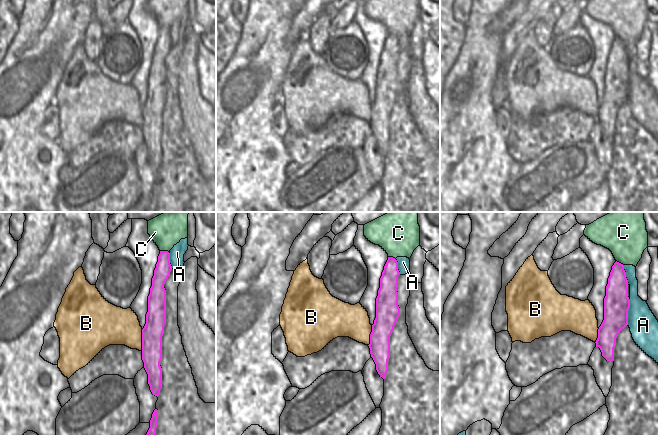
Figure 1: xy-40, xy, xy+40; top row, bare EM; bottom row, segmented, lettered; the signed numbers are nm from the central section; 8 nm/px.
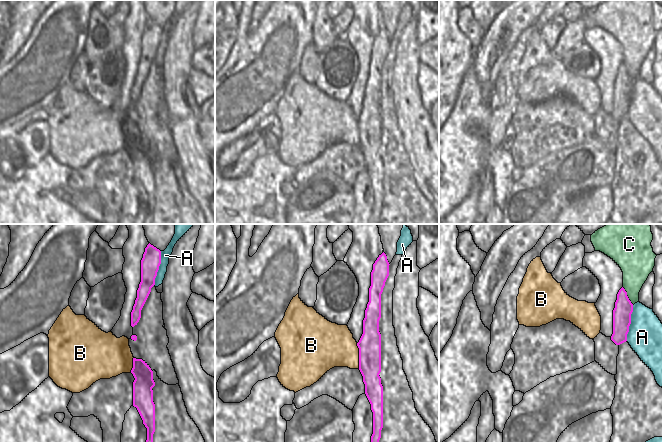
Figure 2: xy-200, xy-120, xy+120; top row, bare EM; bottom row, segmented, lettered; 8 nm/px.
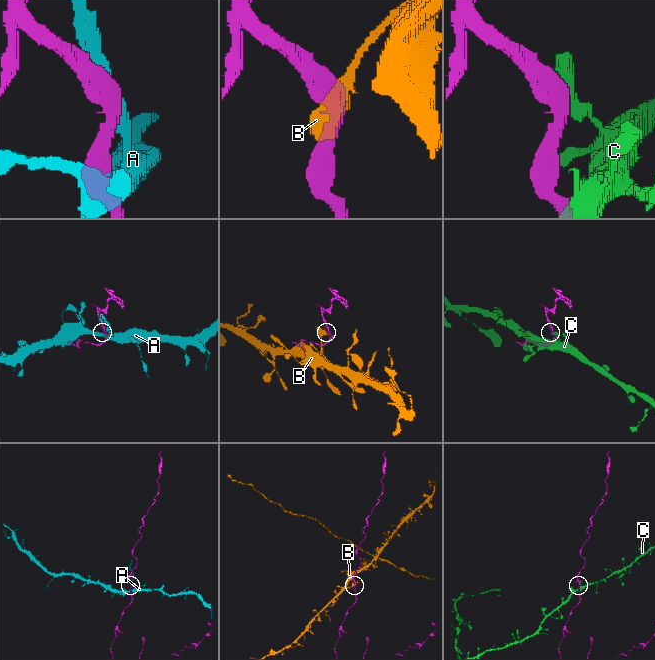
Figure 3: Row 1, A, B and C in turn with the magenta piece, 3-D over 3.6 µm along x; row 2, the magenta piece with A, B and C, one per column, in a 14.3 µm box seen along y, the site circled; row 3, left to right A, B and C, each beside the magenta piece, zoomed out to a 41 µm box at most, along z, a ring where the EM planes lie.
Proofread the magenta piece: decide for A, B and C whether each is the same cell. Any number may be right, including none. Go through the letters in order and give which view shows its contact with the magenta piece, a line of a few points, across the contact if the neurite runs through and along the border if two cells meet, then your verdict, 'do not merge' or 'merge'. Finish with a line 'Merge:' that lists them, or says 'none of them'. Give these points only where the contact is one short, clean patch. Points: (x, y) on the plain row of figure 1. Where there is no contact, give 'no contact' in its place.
A: meets magenta in xy+40; do not merge
B: meets magenta in xy-40; line xy-40 (141, 105), (142, 126); do not merge
C: meets magenta in xy-40; do not merge
Merge: none of them

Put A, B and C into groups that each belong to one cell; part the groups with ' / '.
A / B / C

